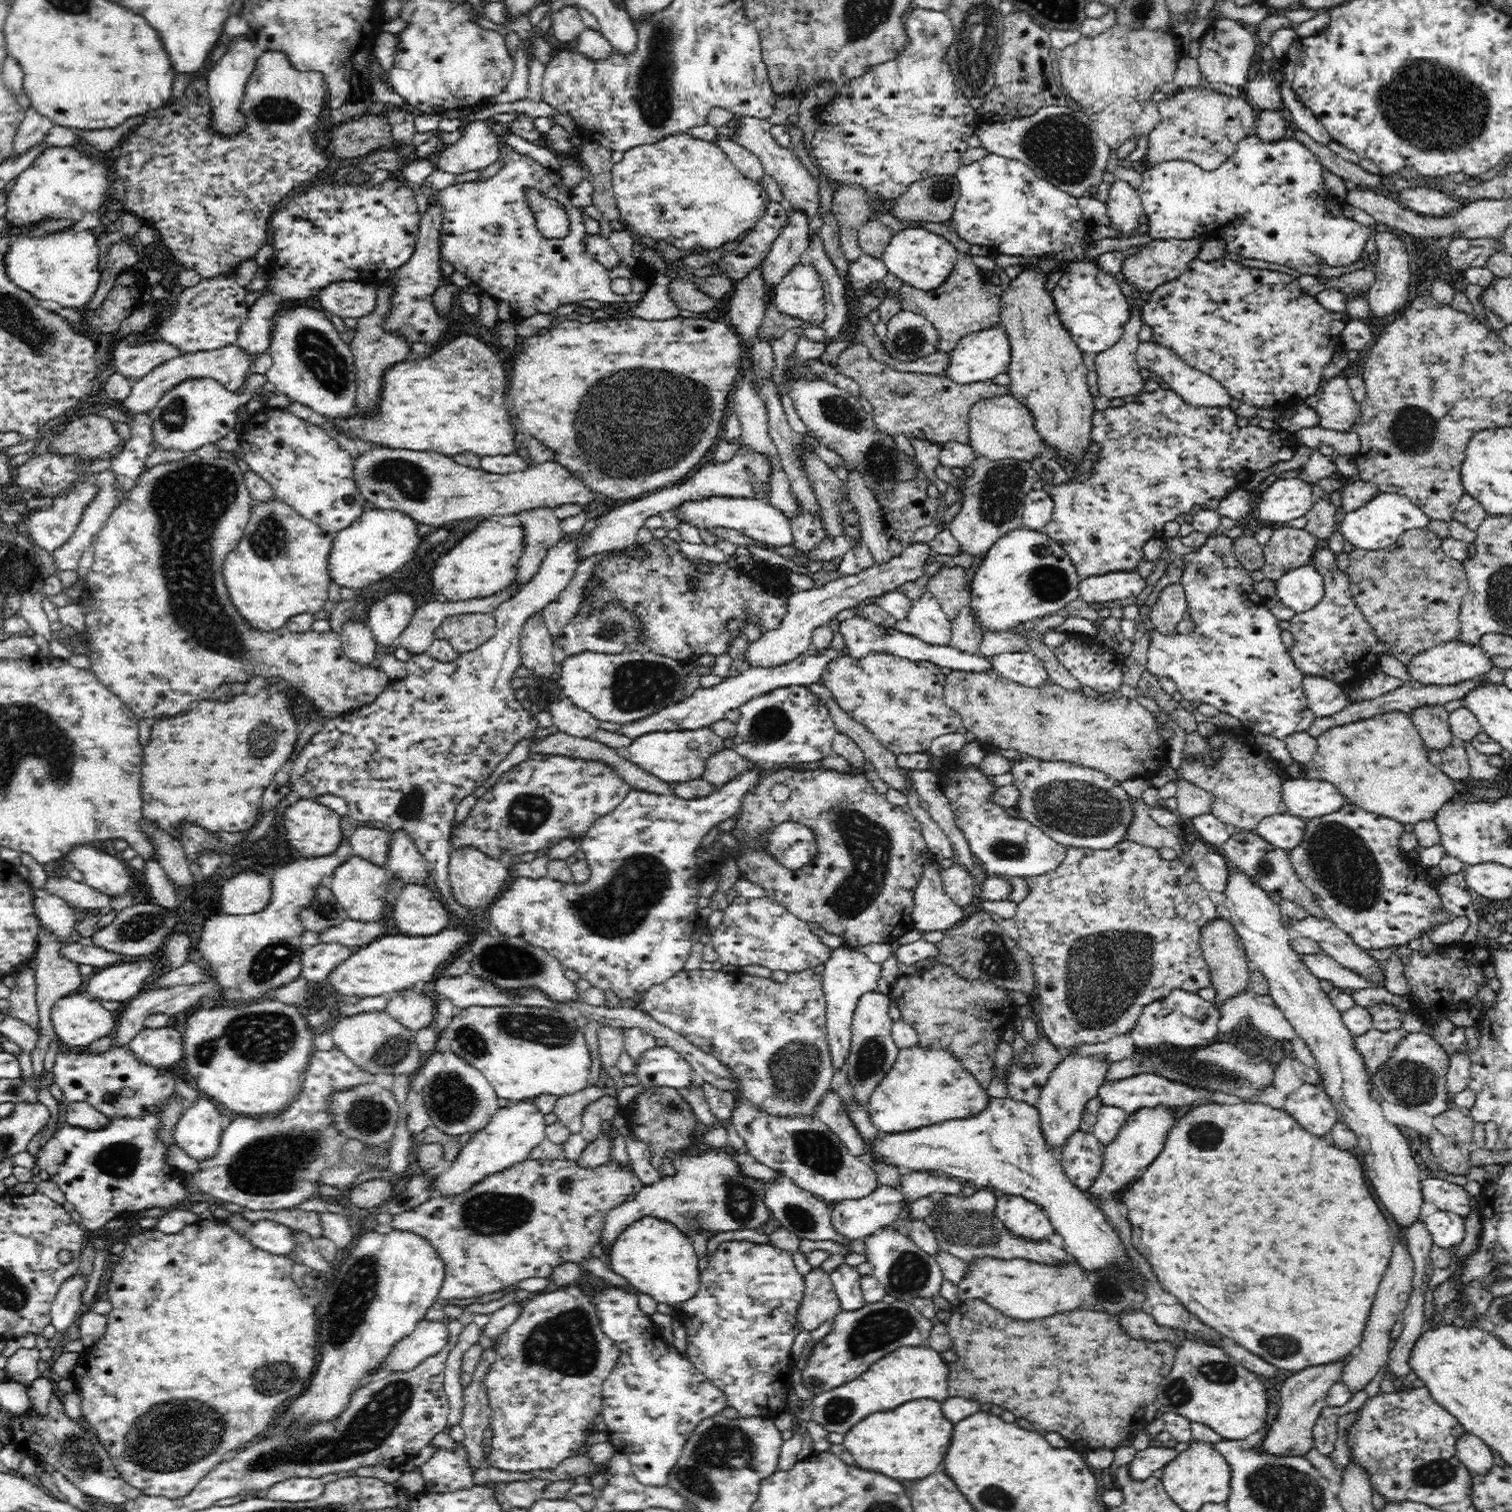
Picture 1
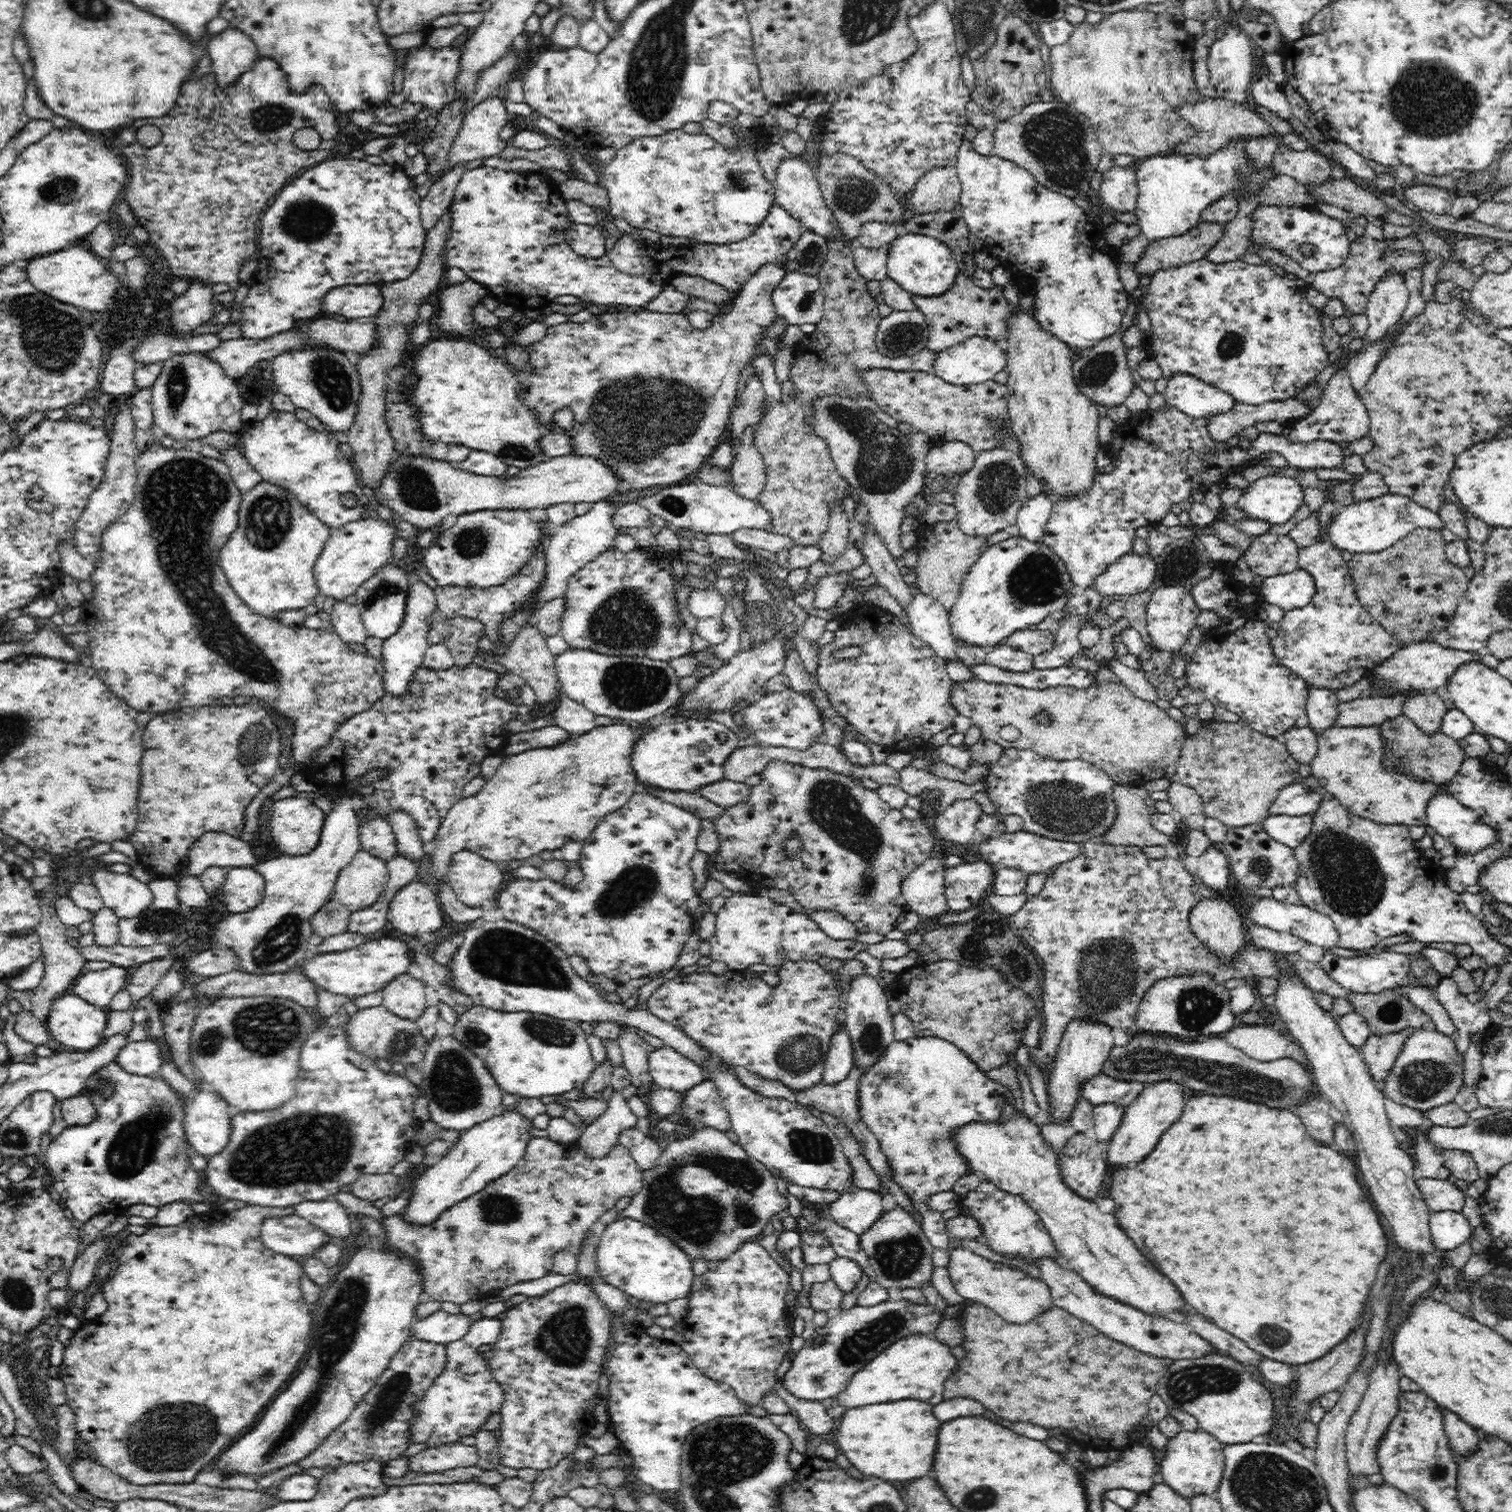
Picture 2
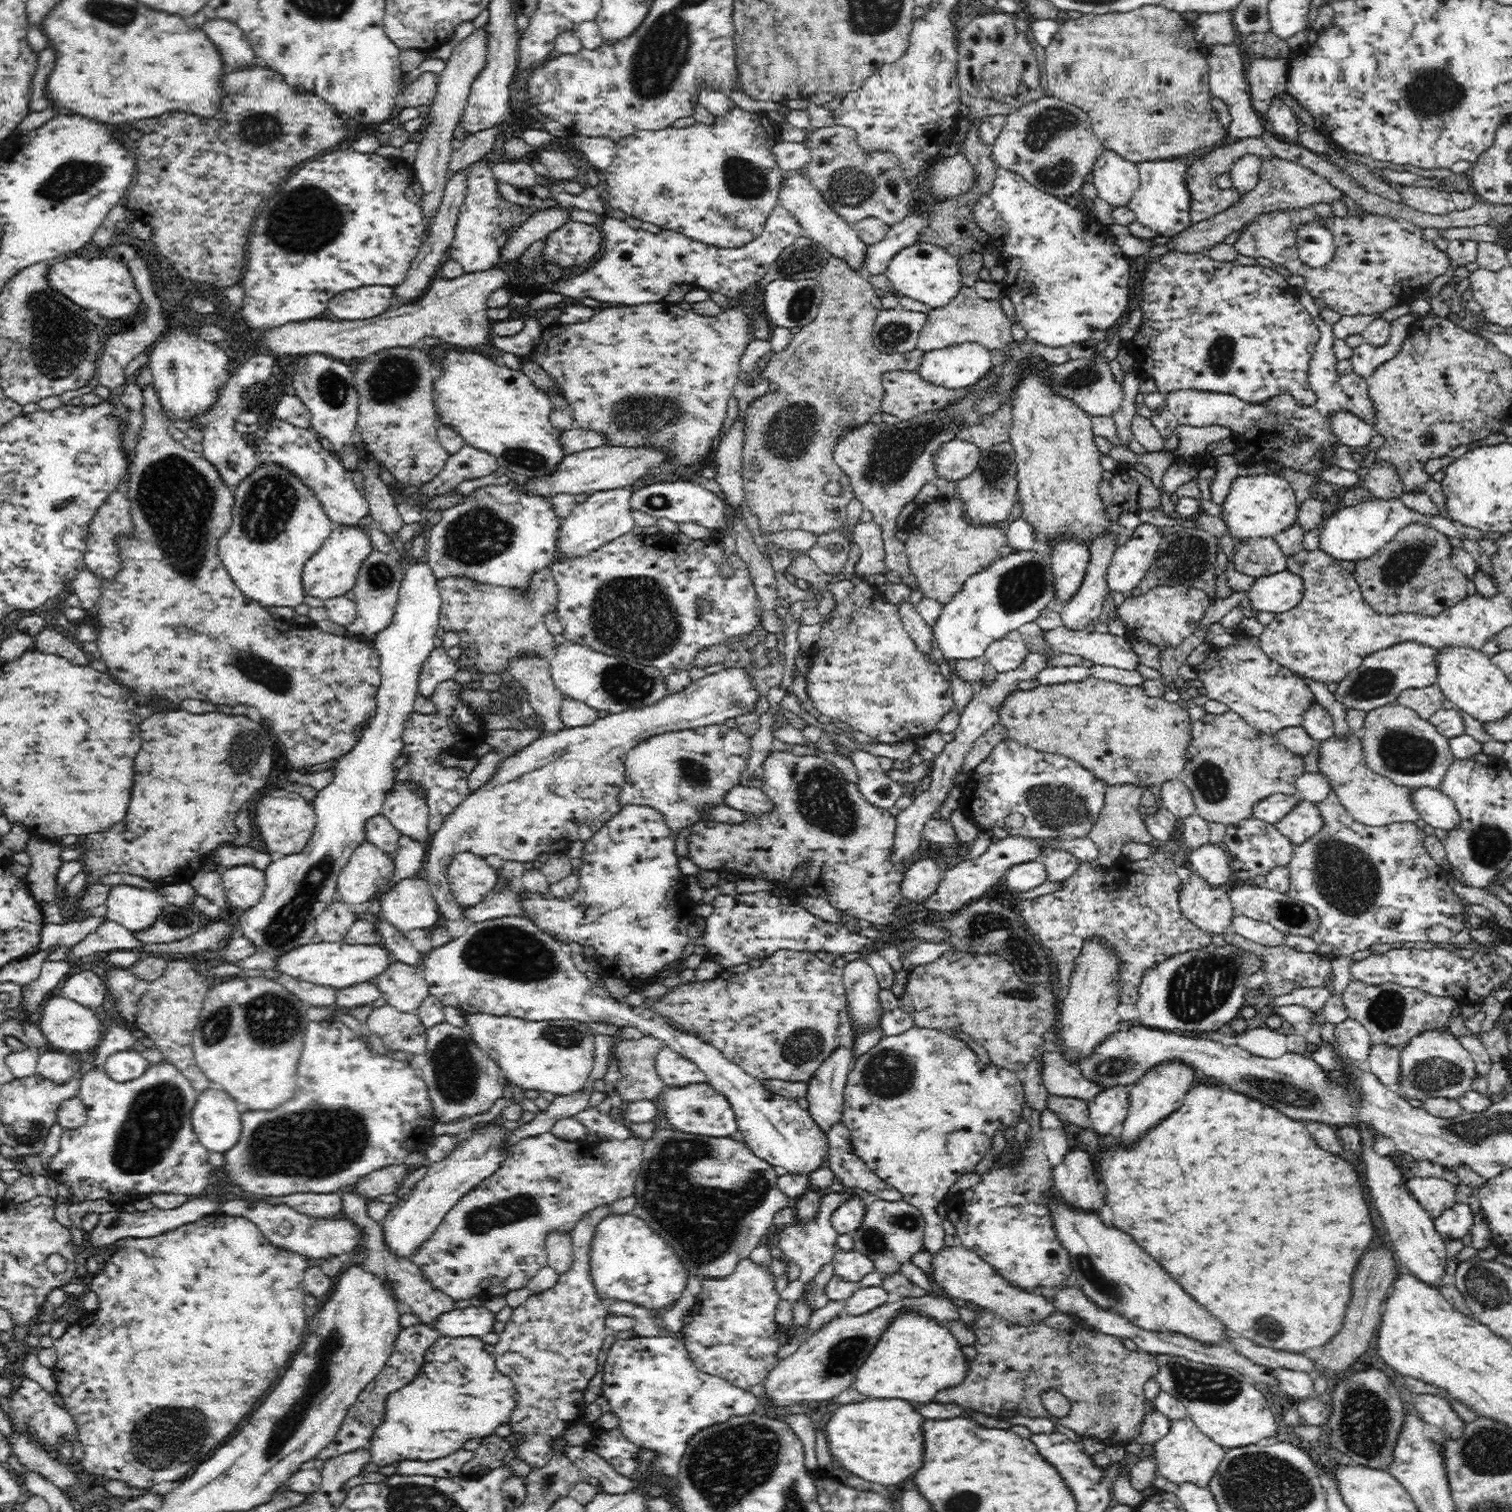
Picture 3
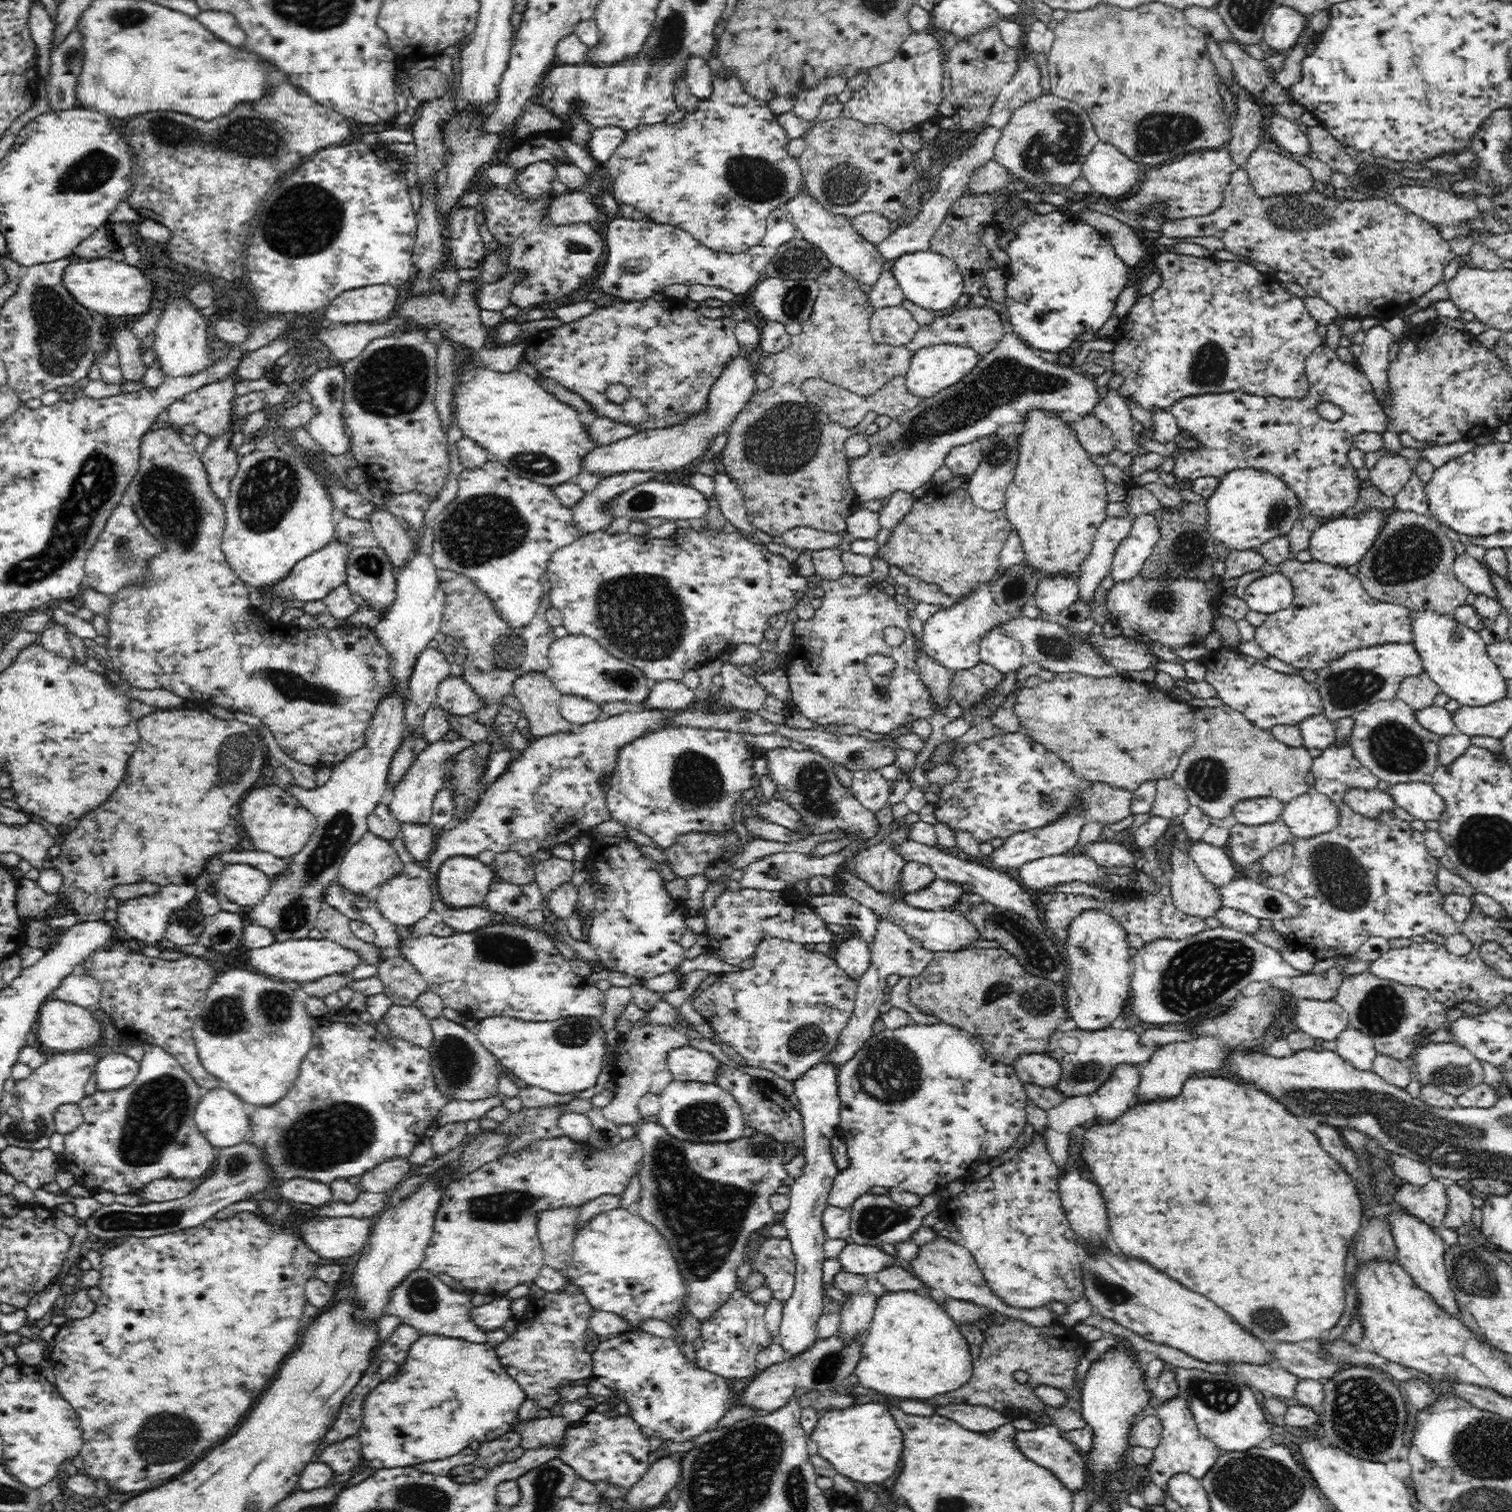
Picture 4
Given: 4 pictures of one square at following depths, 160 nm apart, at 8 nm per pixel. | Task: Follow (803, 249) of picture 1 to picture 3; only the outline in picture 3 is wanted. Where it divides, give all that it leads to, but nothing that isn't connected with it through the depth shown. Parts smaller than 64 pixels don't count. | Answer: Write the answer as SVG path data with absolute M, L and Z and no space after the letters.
M755 291L750 292L748 296L744 296L744 305L748 308L748 311L744 310L742 307L736 307L735 309L730 309L725 311L723 314L719 316L703 316L696 313L690 306L686 306L686 308L678 308L676 303L665 303L663 300L654 303L647 304L638 304L636 306L632 305L621 305L616 308L616 306L612 306L612 308L604 308L604 310L600 310L600 312L596 312L594 314L594 318L590 318L588 322L580 322L580 324L562 324L562 326L558 326L558 328L554 328L554 326L545 327L542 330L542 334L540 338L537 340L537 344L532 350L531 354L528 356L528 359L539 364L554 380L556 380L561 392L563 393L563 399L560 401L563 404L566 404L571 408L573 413L574 426L579 428L593 428L594 430L605 430L609 434L609 444L626 444L626 445L634 445L634 444L664 444L665 446L670 446L670 449L674 449L674 453L678 454L677 460L683 465L691 465L698 461L700 458L704 457L710 450L712 450L713 444L712 440L719 434L719 430L722 427L723 420L726 415L727 402L730 397L732 397L732 390L734 384L738 378L740 378L739 370L741 368L745 368L746 364L742 360L742 350L744 350L744 344L750 340L753 336L753 331L751 328L751 322L748 318L748 313L751 311L749 301L751 293L755 293Z

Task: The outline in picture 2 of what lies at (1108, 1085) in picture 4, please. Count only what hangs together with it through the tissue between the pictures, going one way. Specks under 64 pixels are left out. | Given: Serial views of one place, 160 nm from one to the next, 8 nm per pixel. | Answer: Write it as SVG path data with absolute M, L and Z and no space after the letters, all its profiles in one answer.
M1106 1102L1093 1106L1091 1134L1100 1143L1110 1142L1118 1131L1125 1114L1125 1107L1116 1102Z

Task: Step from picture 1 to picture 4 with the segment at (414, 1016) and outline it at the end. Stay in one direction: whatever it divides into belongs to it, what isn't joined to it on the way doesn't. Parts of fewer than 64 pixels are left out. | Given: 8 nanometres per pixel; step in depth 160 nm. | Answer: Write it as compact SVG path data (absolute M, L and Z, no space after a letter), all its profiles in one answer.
M390 952L377 969L385 986L383 991L396 1005L410 1006L420 992L428 989L419 970L400 954Z

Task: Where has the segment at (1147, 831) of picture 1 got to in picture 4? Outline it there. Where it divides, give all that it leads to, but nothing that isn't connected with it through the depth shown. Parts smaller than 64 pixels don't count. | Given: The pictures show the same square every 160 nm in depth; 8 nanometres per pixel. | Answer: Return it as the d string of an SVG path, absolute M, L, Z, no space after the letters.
M1089 782L1087 810L1090 820L1115 823L1130 815L1131 793L1106 782Z

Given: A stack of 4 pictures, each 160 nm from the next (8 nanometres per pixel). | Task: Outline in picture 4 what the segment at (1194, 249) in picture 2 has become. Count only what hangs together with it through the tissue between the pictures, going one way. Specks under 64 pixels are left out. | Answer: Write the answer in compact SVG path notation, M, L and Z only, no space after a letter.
M1258 144L1246 158L1245 172L1256 193L1303 192L1313 188L1313 177L1308 168Z

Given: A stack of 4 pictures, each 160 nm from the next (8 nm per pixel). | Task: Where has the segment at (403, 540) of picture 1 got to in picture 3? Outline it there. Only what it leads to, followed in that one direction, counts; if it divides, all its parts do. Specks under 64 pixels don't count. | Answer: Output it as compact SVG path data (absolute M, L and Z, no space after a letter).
M348 526L333 529L318 552L304 562L300 572L302 591L305 595L322 600L346 594L354 586L360 562L366 558L371 549L366 533Z

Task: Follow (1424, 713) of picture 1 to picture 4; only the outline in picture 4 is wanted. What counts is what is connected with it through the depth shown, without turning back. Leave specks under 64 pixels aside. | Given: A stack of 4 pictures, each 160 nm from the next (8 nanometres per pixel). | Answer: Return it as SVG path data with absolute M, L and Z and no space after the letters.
M1426 671L1406 676L1400 682L1397 697L1408 704L1414 711L1432 705L1434 698L1441 693L1441 689L1430 679Z

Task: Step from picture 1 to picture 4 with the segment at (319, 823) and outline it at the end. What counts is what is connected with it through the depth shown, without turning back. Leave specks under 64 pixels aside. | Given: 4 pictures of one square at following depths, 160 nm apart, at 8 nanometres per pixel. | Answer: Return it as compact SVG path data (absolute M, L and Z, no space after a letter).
M278 782L256 788L240 802L240 824L257 851L270 853L277 859L291 859L310 842L315 831L315 818Z

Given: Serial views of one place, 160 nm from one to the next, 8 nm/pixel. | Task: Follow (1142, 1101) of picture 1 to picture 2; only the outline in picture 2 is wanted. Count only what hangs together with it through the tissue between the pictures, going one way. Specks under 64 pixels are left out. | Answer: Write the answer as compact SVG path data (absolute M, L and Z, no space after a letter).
M1099 1072L1094 1074L1094 1076L1090 1076L1090 1078L1084 1078L1078 1084L1076 1095L1090 1101L1093 1105L1116 1102L1125 1107L1127 1104L1130 1104L1131 1100L1134 1100L1134 1096L1144 1086L1140 1083L1114 1080Z

